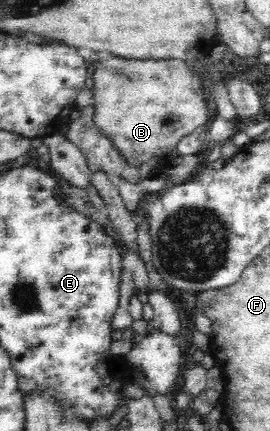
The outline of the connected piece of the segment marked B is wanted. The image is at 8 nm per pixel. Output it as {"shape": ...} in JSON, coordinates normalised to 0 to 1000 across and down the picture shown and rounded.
{"shape":[[[433,130],[389,139],[389,144],[356,144],[348,202],[337,206],[348,220],[348,285],[419,327],[419,339],[463,364],[463,376],[470,381],[493,381],[496,385],[515,385],[515,381],[537,381],[544,369],[570,367],[570,362],[633,362],[644,367],[641,357],[626,353],[648,353],[648,334],[678,320],[689,311],[726,309],[748,292],[767,283],[774,274],[774,260],[767,251],[767,237],[759,227],[759,209],[752,206],[752,181],[741,172],[722,172],[719,165],[678,146],[670,139],[467,139]]]}

